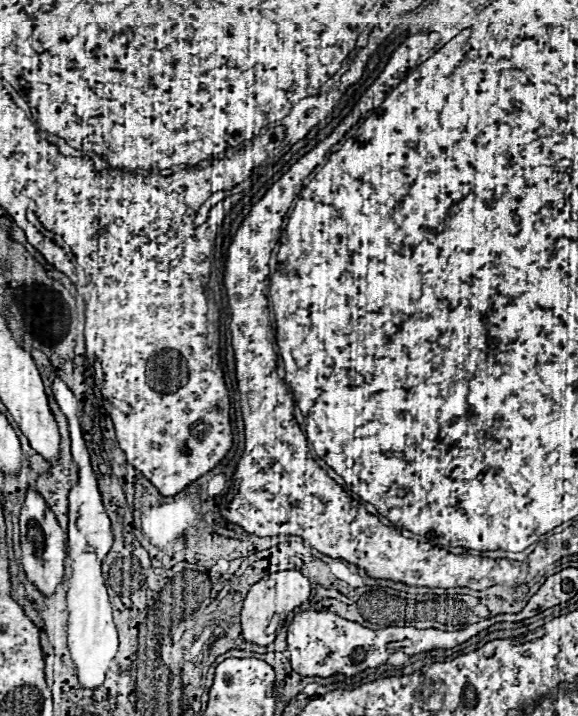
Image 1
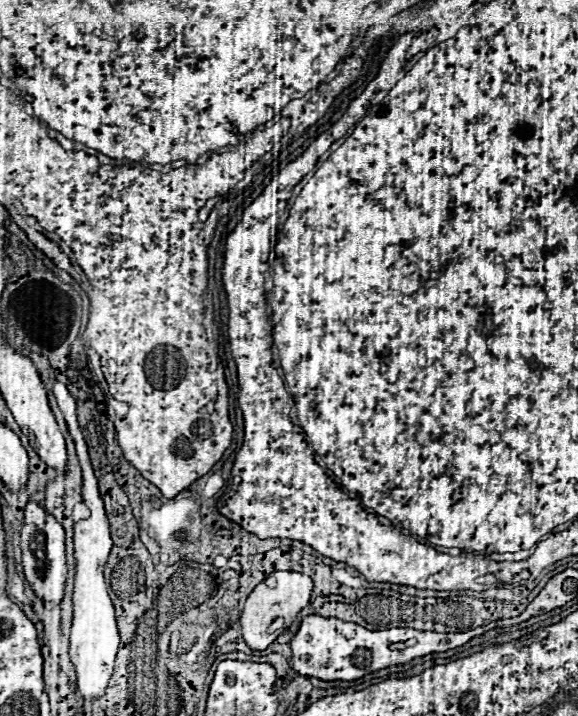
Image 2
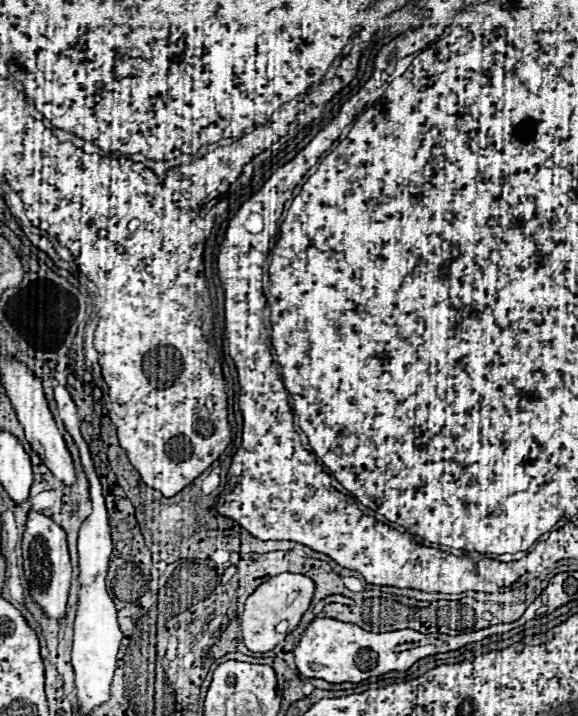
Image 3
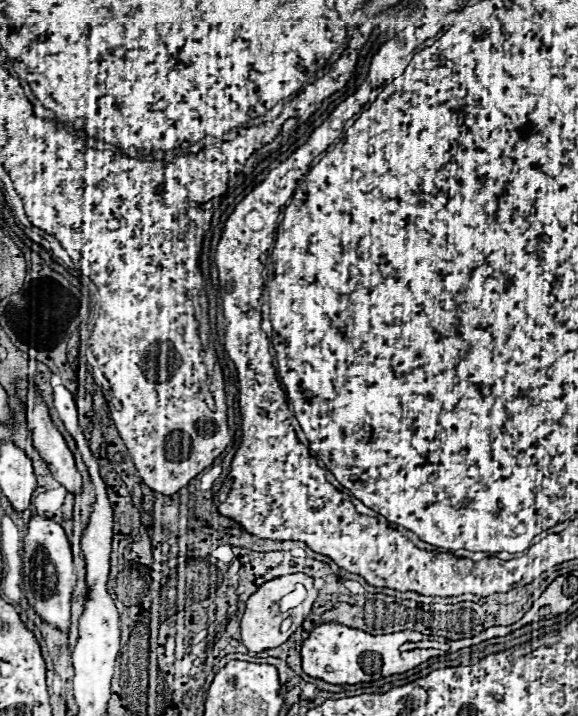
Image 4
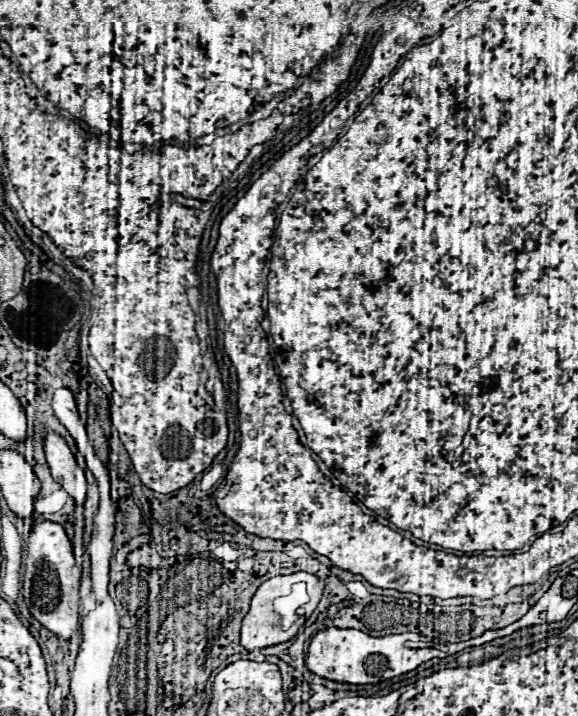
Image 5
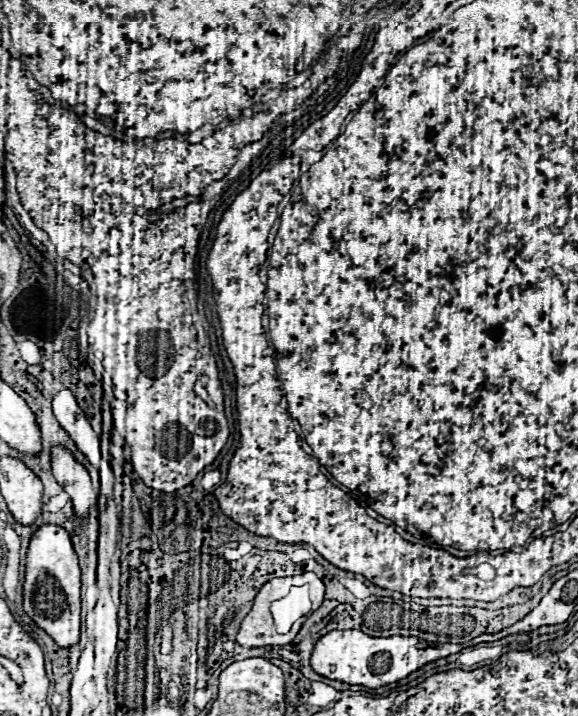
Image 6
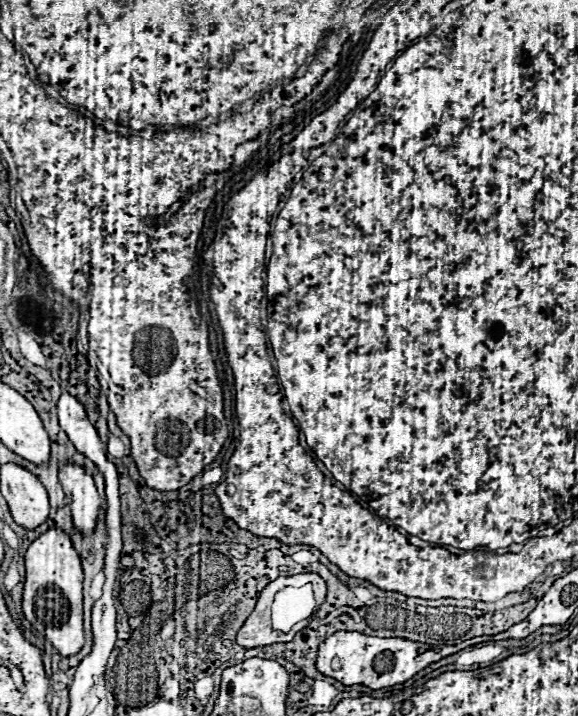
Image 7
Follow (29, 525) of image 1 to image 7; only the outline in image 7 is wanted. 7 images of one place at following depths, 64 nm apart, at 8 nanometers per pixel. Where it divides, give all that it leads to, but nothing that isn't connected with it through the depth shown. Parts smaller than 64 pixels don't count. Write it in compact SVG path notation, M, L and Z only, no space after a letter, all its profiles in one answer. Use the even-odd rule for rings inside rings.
M50 528L40 534L24 554L26 558L26 582L22 596L24 616L32 626L44 634L62 656L78 654L84 646L82 628L82 566L80 556L72 548L70 536L60 528Z

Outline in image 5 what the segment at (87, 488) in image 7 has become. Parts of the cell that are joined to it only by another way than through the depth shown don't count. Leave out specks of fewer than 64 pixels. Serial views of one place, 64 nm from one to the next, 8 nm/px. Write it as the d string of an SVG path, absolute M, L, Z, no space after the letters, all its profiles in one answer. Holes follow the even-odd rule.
M46 432L42 436L44 454L52 472L52 478L62 484L62 488L76 500L76 504L84 504L86 500L86 476L84 470L78 468L72 450L66 440L54 432Z

